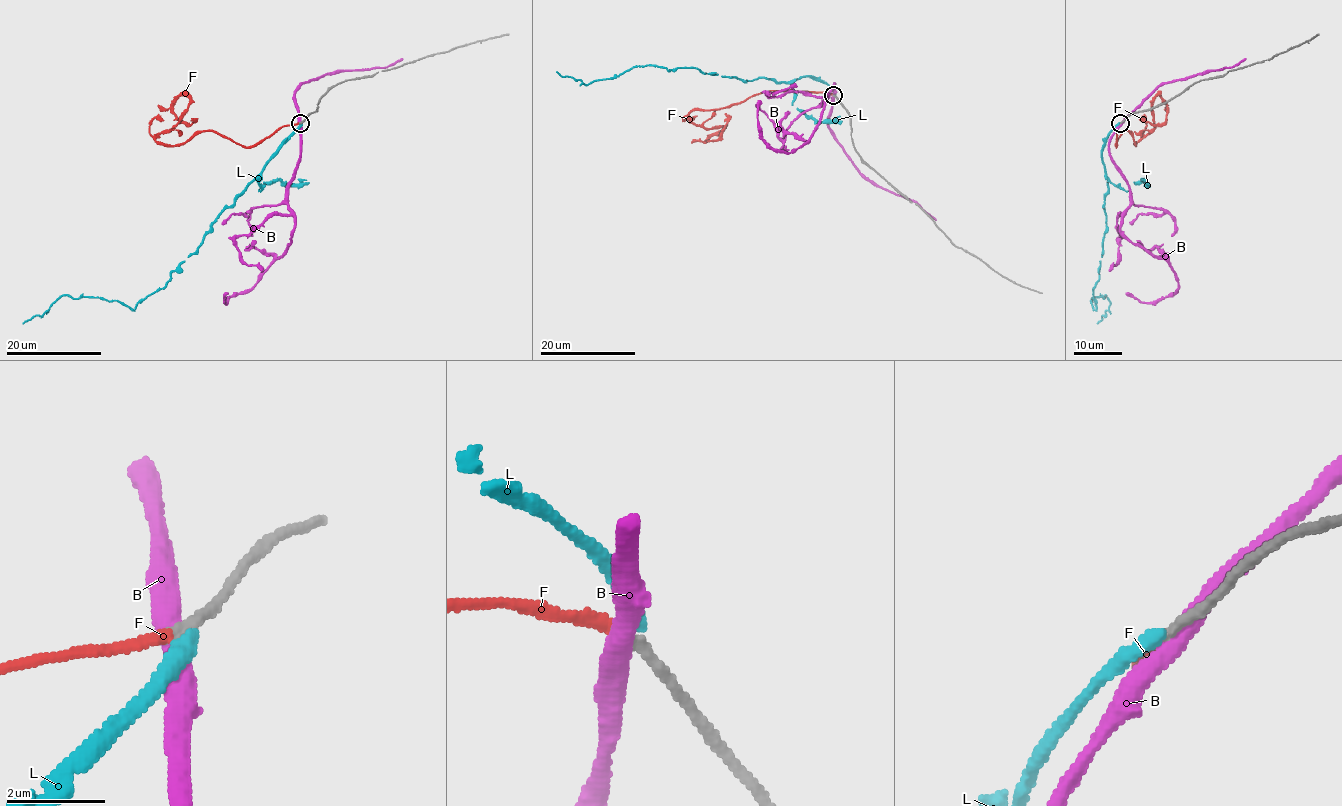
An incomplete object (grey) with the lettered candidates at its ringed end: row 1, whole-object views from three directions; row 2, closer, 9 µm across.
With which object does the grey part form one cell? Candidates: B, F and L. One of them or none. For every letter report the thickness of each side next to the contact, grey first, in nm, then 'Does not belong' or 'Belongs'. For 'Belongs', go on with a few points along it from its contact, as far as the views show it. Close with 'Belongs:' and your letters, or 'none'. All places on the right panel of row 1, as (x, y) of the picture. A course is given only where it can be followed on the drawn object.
B: Thickness 240 nm (grey) against 440 nm. Does not belong
F: Thickness 200 nm (grey) against 220 nm. Belongs. Its course: (1120, 123), (1116, 146), (1125, 131), (1136, 145), (1153, 129), (1158, 94), (1167, 119), (1150, 124), (1139, 118)
L: Thickness 240 nm (grey) against 320 nm. Does not belong
Belongs: F

